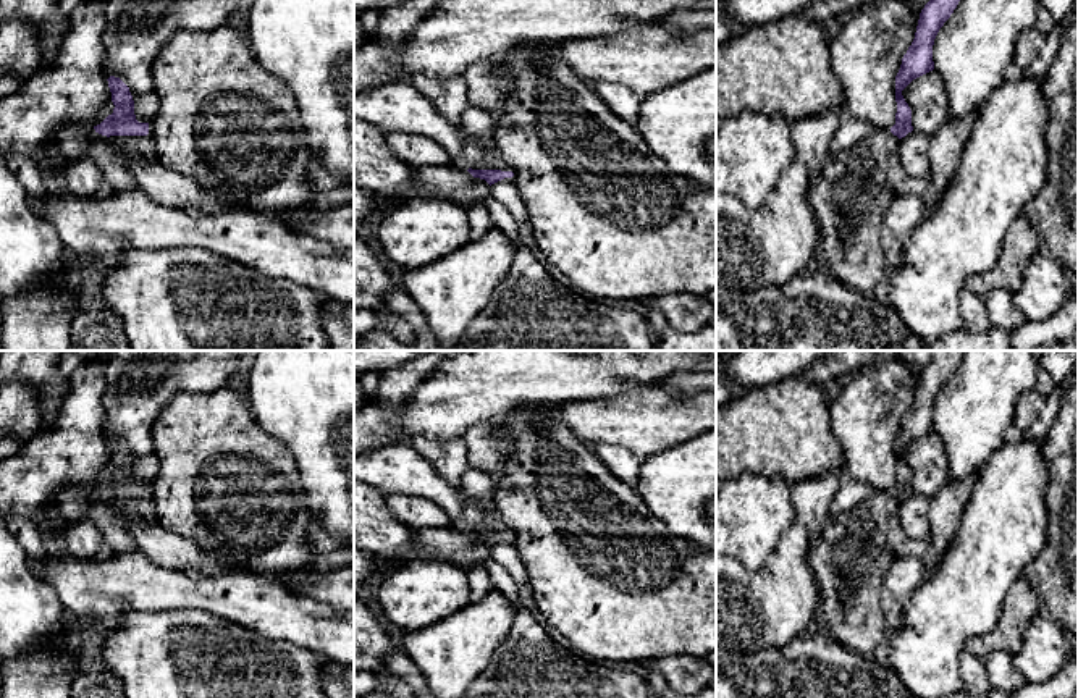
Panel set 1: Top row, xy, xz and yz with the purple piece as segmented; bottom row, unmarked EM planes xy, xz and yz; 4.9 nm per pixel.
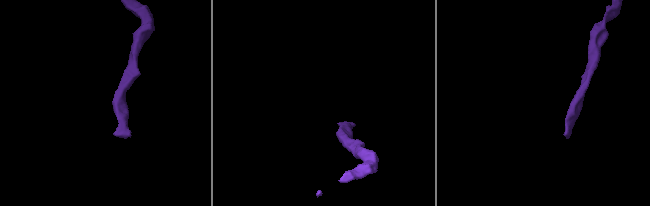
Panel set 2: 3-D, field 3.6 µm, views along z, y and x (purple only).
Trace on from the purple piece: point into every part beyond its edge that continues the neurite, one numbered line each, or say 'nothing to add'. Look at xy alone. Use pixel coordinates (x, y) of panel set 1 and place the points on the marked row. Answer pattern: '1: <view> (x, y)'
1: xy (110, 152)

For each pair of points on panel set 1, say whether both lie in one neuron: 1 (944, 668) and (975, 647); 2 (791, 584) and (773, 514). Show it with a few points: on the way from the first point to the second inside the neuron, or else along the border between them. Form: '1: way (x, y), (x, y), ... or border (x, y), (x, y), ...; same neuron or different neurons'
1: border (996, 626), (975, 635), (965, 648); different neurons
2: border (792, 503), (794, 522), (758, 571); different neurons

